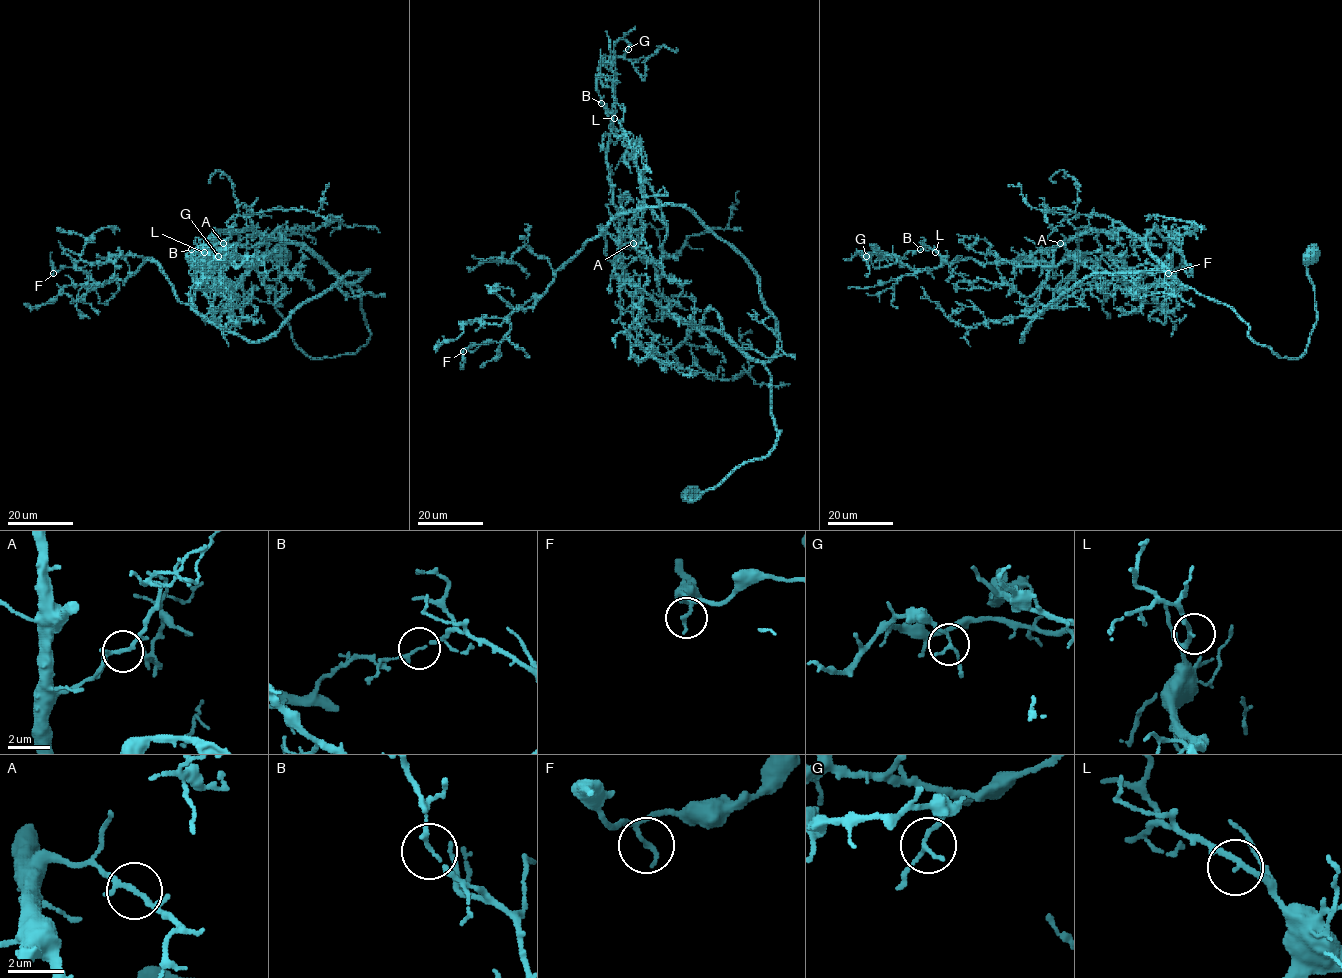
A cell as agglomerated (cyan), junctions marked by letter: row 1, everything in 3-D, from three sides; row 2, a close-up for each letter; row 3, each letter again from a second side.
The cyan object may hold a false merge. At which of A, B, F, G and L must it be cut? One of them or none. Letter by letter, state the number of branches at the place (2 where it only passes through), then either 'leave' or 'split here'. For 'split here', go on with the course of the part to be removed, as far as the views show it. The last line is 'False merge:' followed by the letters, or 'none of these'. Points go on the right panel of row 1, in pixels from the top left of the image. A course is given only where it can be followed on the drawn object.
A: 2 | leave
B: 2 | split here | (920, 249), (903, 257), (876, 255), (874, 248), (896, 259), (875, 267), (863, 257), (869, 267), (867, 277)
F: 2 | leave
G: 2 | leave
L: 2 | leave
False merge: B

